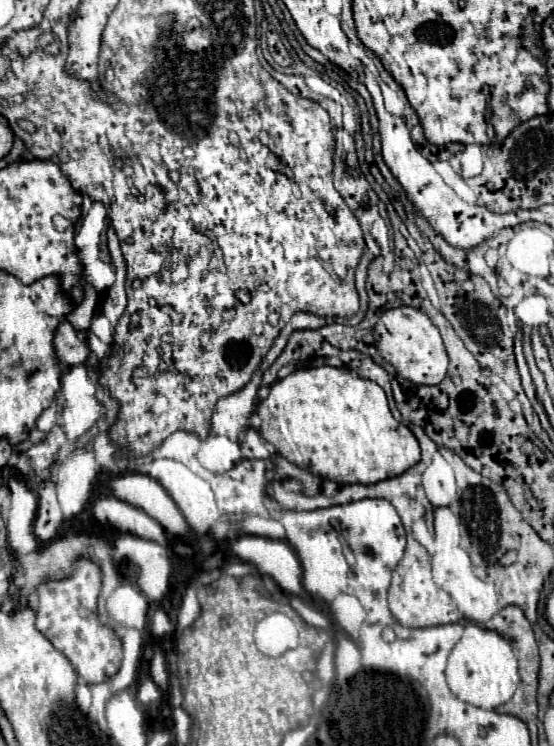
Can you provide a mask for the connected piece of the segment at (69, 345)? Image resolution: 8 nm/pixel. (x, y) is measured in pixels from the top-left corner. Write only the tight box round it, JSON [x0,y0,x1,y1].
[54,321,90,365]

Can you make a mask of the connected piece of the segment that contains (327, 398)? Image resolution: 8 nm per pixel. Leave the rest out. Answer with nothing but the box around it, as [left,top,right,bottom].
[256,365,420,485]

